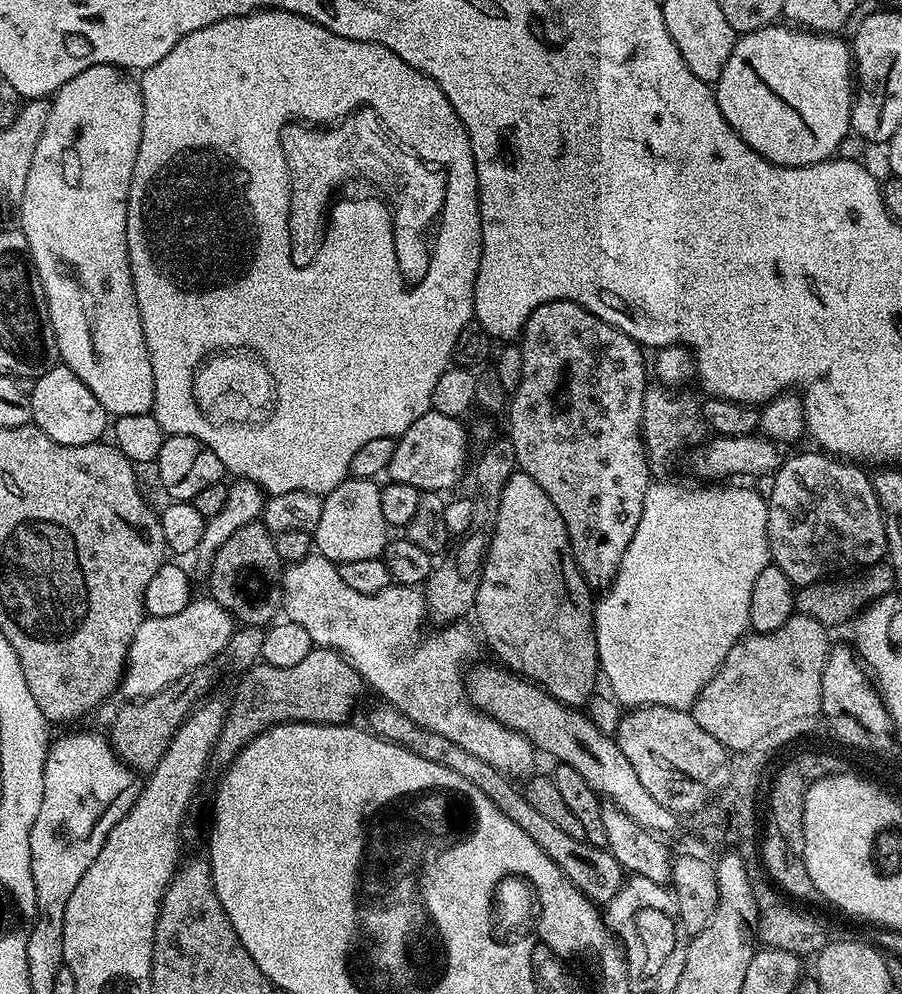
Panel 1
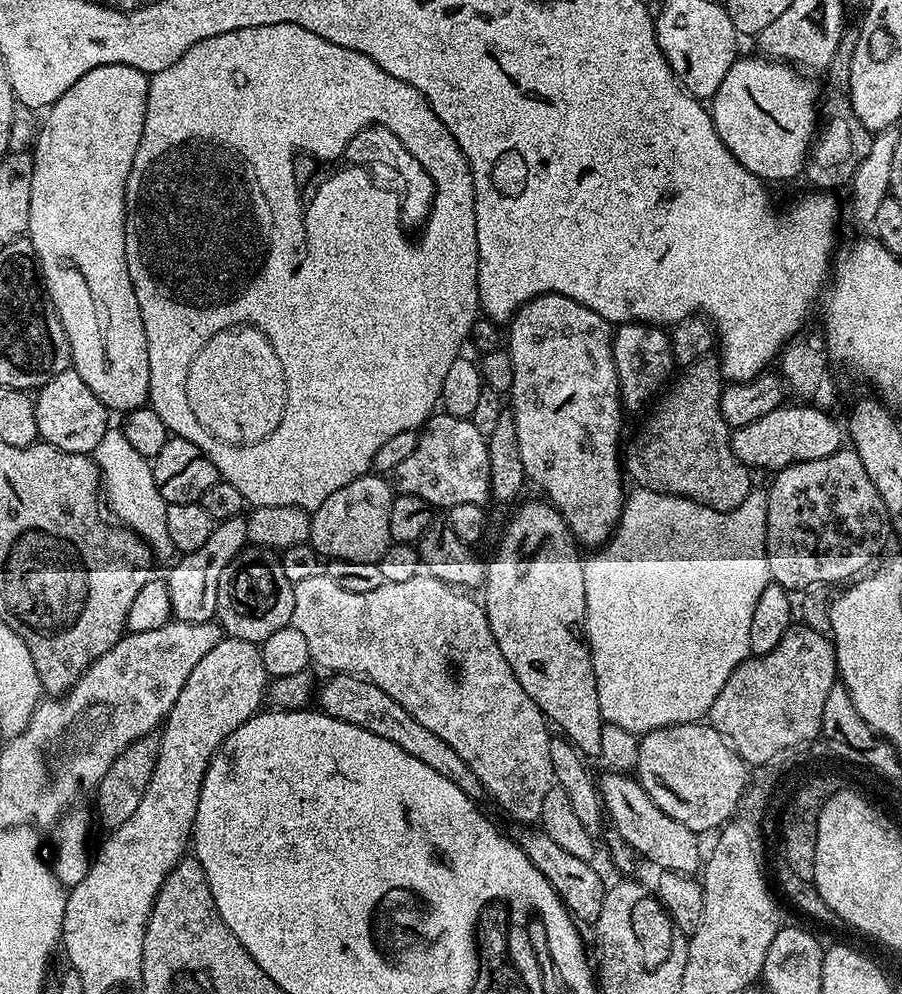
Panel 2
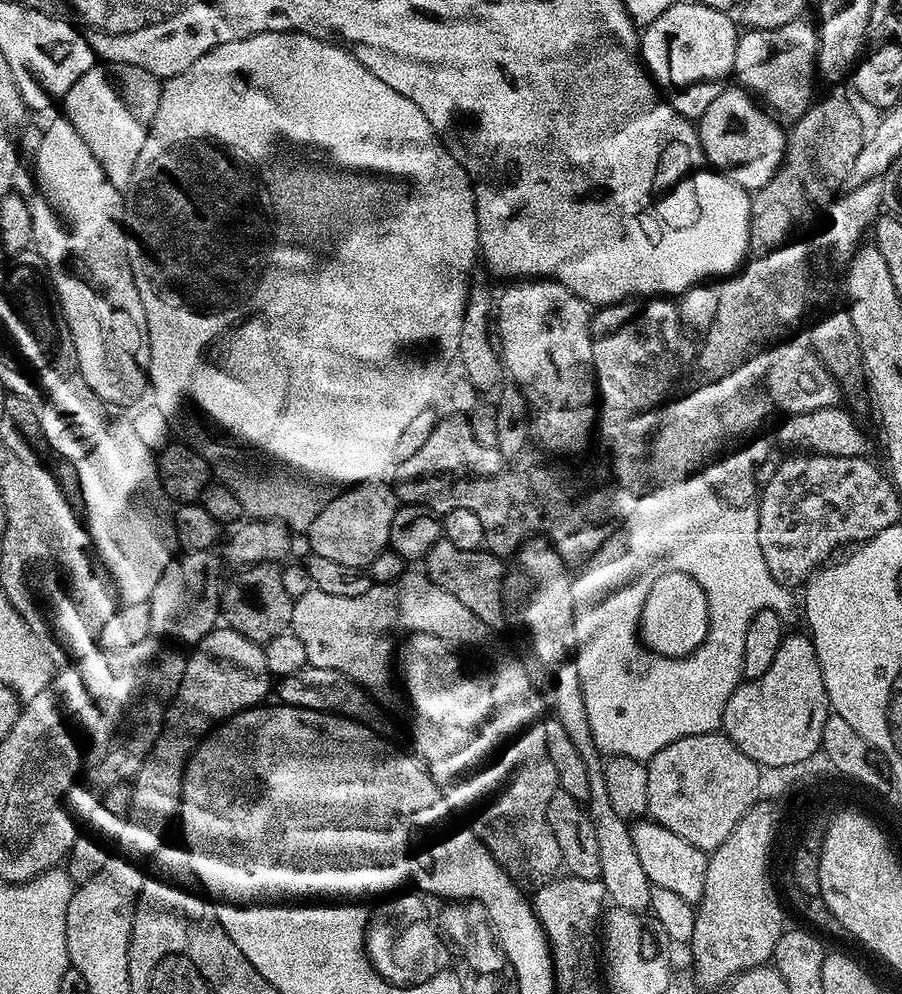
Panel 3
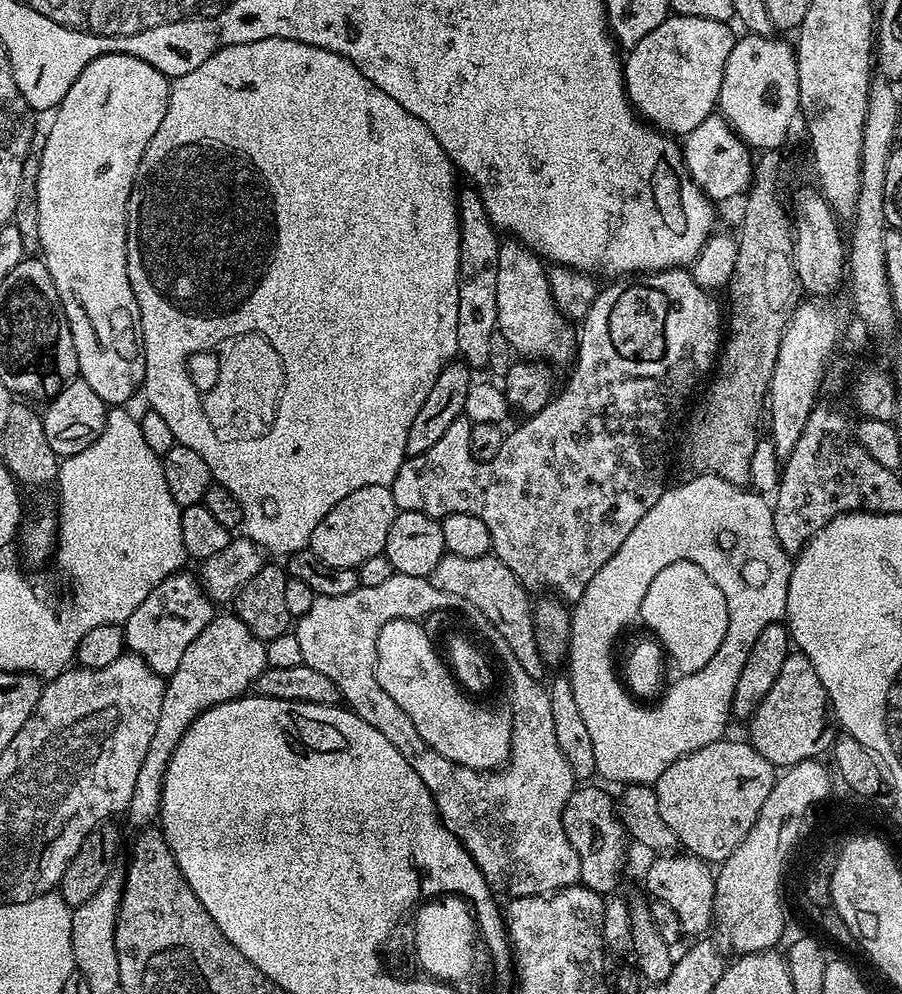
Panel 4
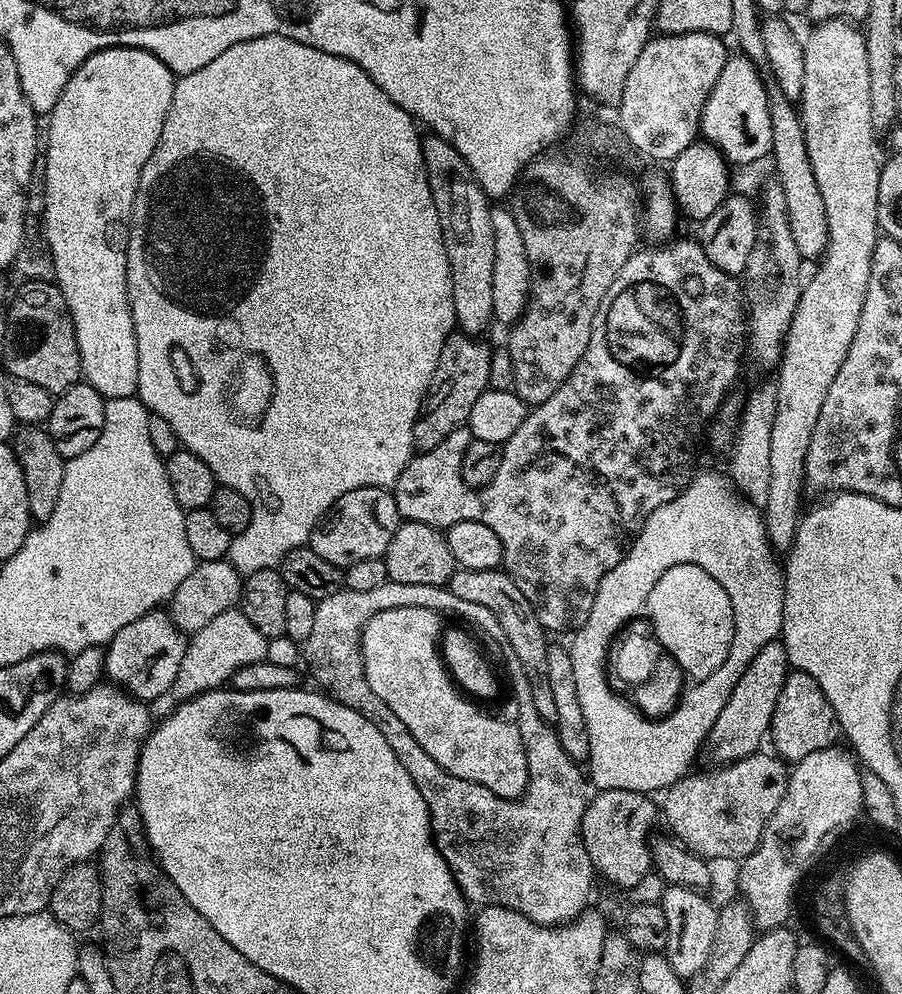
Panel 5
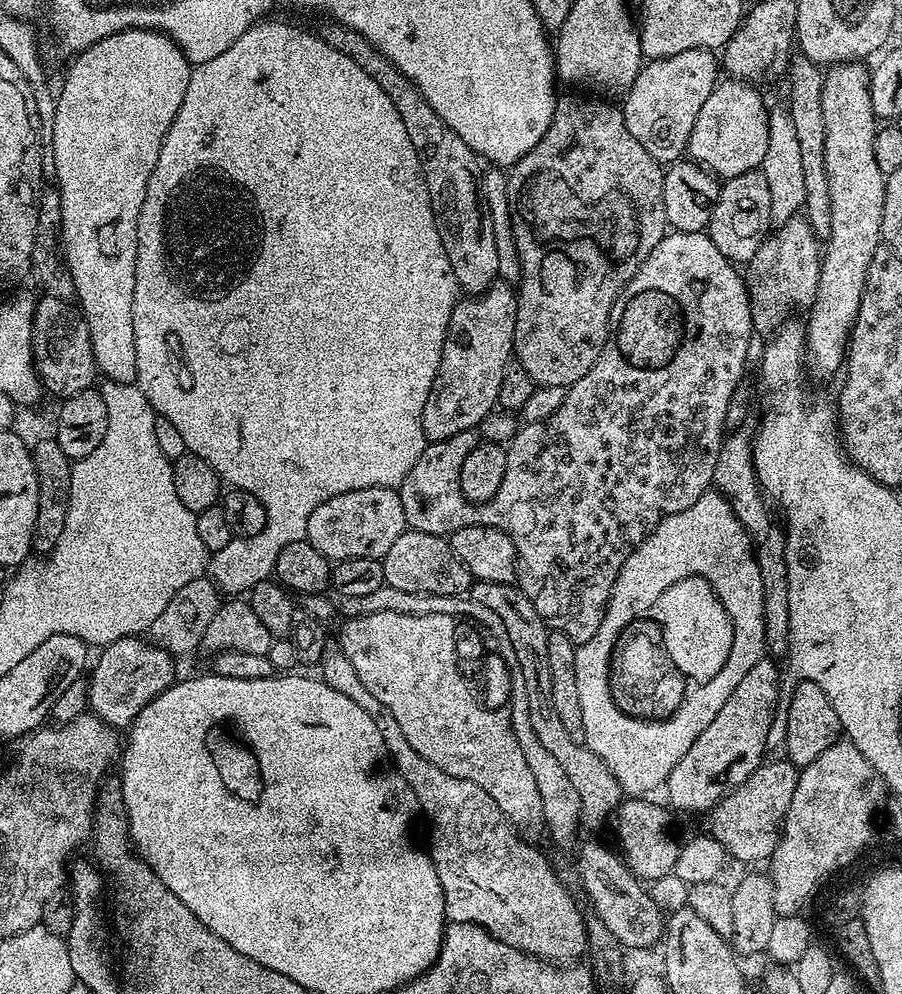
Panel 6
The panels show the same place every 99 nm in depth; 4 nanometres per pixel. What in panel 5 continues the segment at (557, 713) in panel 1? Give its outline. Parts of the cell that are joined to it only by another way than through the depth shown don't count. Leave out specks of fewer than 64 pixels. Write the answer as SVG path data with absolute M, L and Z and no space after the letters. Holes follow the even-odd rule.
M674 884L664 889L664 896L658 901L660 909L666 914L666 934L668 945L663 955L668 957L670 966L674 966L681 978L696 976L704 967L712 953L714 934L718 930L718 908L707 900L703 891L684 888Z

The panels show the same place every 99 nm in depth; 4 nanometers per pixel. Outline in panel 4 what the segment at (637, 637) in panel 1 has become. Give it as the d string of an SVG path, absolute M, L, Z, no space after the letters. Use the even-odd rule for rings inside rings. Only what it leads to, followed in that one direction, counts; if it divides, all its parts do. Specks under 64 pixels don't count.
M696 474L693 477L693 480L688 480L677 488L665 487L662 498L658 498L658 502L650 506L646 518L642 518L642 522L638 522L638 526L630 530L626 542L618 546L614 558L610 558L610 562L606 562L606 566L602 566L602 570L598 570L598 574L590 578L590 586L586 586L582 598L575 601L570 612L572 633L566 657L566 675L574 690L574 703L578 705L582 719L586 721L586 730L594 746L596 776L605 776L620 784L619 786L655 785L666 766L678 762L678 758L694 750L702 750L702 746L710 746L710 742L725 739L727 732L724 731L727 730L728 723L733 723L734 720L734 686L738 686L742 666L746 666L746 658L750 658L750 650L754 650L758 634L762 634L766 626L781 623L786 616L786 594L790 586L793 561L774 534L773 505L769 501L767 504L764 501L767 499L761 493L741 490L737 485L717 476ZM683 560L697 563L714 580L714 585L722 590L726 610L729 612L729 626L716 656L706 666L696 673L681 675L677 684L669 683L668 693L666 688L659 697L660 704L645 706L637 702L624 687L617 669L616 672L612 669L612 647L615 646L620 631L632 619L639 617L643 598L662 568Z

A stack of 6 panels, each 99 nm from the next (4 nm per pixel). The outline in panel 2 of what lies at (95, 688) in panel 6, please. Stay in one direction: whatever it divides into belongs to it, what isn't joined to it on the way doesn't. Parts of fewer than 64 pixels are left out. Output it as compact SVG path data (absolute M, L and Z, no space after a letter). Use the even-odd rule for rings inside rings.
M243 515L229 520L221 520L215 525L206 538L206 543L198 546L198 550L183 553L180 561L166 573L168 589L170 590L170 606L172 615L182 622L206 622L212 620L216 614L218 602L218 577L222 570L233 560L239 552L244 551L249 543L248 521Z

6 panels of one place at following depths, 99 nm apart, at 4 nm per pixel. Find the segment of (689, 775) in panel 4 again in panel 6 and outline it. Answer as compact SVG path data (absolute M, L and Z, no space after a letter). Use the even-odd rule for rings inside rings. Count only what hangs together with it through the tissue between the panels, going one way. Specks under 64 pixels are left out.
M768 760L750 774L742 786L738 786L725 800L719 800L707 813L707 831L732 856L744 866L752 866L755 860L767 861L780 841L780 829L786 810L790 810L790 798L794 798L794 786L798 786L799 771L791 760Z

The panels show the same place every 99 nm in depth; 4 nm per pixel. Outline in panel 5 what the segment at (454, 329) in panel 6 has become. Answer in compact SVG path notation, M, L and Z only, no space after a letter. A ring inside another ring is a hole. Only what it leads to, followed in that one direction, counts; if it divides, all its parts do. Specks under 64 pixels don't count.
M459 330L453 331L442 346L442 354L438 354L438 366L434 370L432 385L424 395L424 405L420 408L418 418L414 422L414 449L425 452L434 450L446 434L465 427L470 418L470 410L478 394L487 390L490 378L490 358L492 348L479 344L475 336L467 336Z

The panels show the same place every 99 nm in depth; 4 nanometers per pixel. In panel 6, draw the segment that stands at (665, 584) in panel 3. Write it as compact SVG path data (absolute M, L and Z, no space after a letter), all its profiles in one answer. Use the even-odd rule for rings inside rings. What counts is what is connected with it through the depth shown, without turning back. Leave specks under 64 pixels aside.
M688 576L668 587L657 600L656 618L663 630L663 642L687 681L705 684L726 664L733 645L733 624L716 591L700 576Z

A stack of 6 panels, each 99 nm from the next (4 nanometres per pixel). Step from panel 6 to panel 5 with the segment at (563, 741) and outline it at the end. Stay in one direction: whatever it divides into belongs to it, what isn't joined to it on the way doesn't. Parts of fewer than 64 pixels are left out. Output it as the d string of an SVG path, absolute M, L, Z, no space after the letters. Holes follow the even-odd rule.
M460 568L452 575L446 585L458 598L466 598L466 602L478 602L478 606L486 606L490 614L502 622L502 630L506 633L506 642L514 646L514 654L518 654L518 662L522 662L522 670L526 670L526 678L530 682L530 698L534 698L534 710L542 714L542 718L549 722L555 721L556 709L554 697L550 691L550 678L546 675L546 650L550 643L546 629L538 622L538 614L534 614L534 606L518 590L518 586L508 577L507 571L494 570L466 570Z

